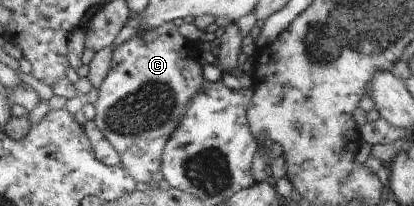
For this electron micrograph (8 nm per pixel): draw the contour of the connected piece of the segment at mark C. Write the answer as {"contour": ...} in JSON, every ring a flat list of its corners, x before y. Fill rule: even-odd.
{"contour":[[173,23,152,30,140,29,130,40,113,47,112,68,98,89,98,98,94,103,95,122,122,157,123,168,133,175,139,185,146,188,154,180,156,172,162,170,166,144,186,114,186,108,205,85,203,64,199,60,201,51,199,43,184,38]]}

